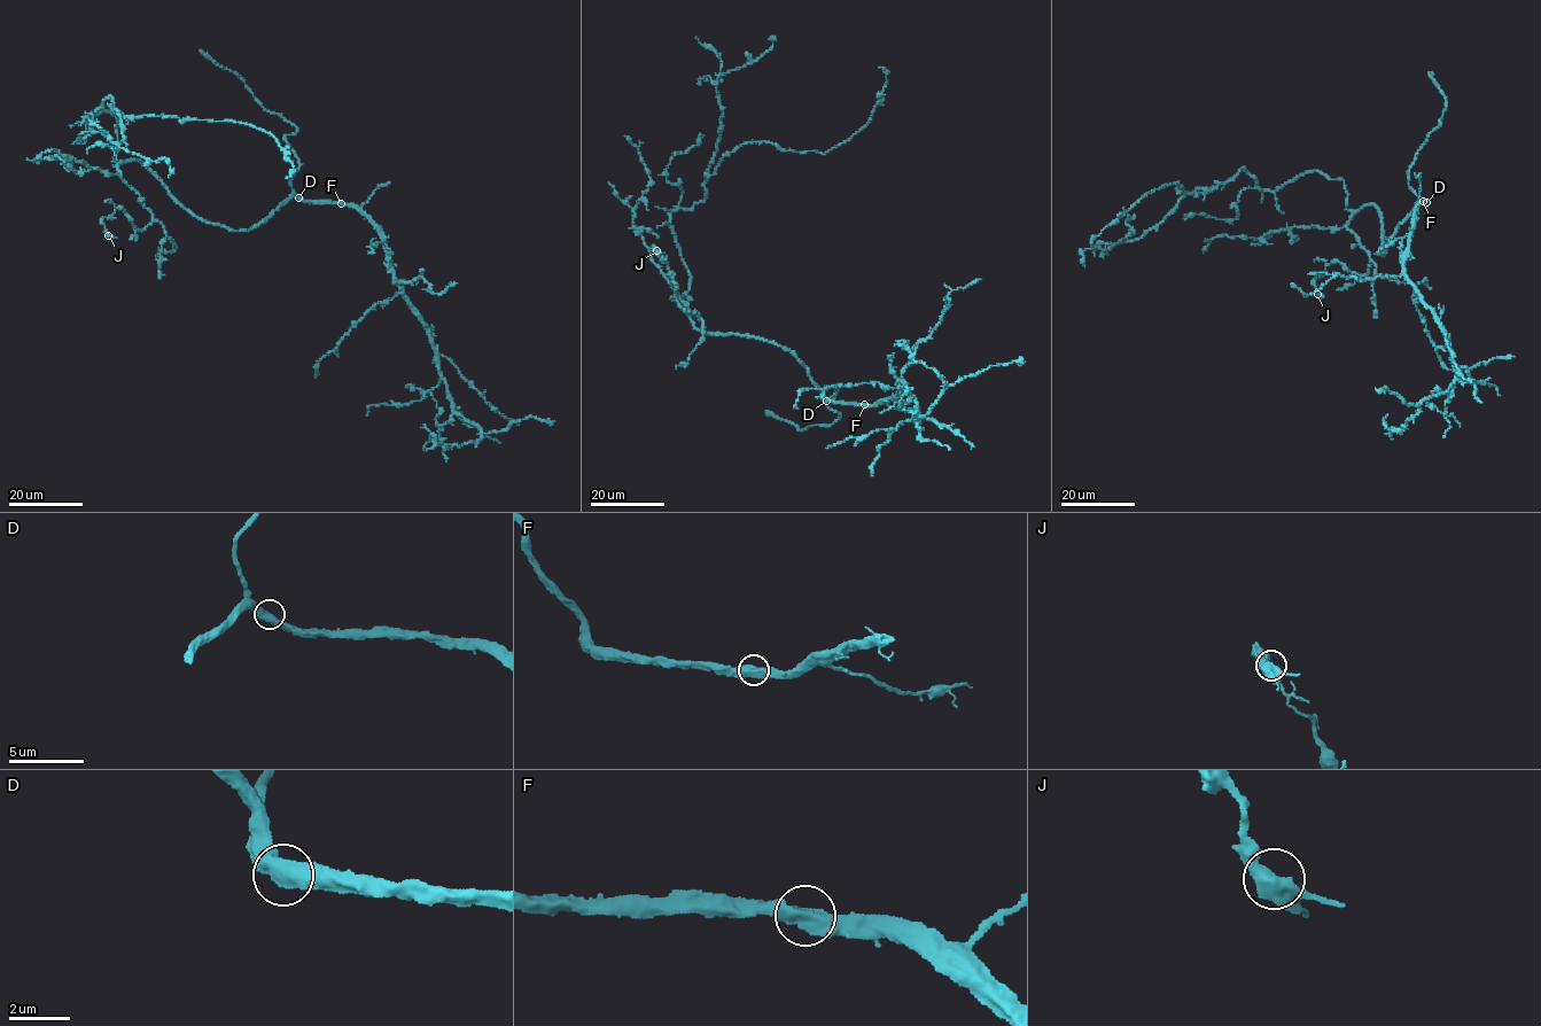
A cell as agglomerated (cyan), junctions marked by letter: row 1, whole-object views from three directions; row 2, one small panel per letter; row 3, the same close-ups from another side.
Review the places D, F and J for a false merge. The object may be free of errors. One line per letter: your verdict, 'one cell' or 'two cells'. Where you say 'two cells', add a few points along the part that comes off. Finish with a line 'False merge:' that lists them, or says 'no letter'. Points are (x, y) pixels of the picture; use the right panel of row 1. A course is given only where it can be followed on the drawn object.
D: one cell
F: one cell
J: one cell
False merge: no letter

